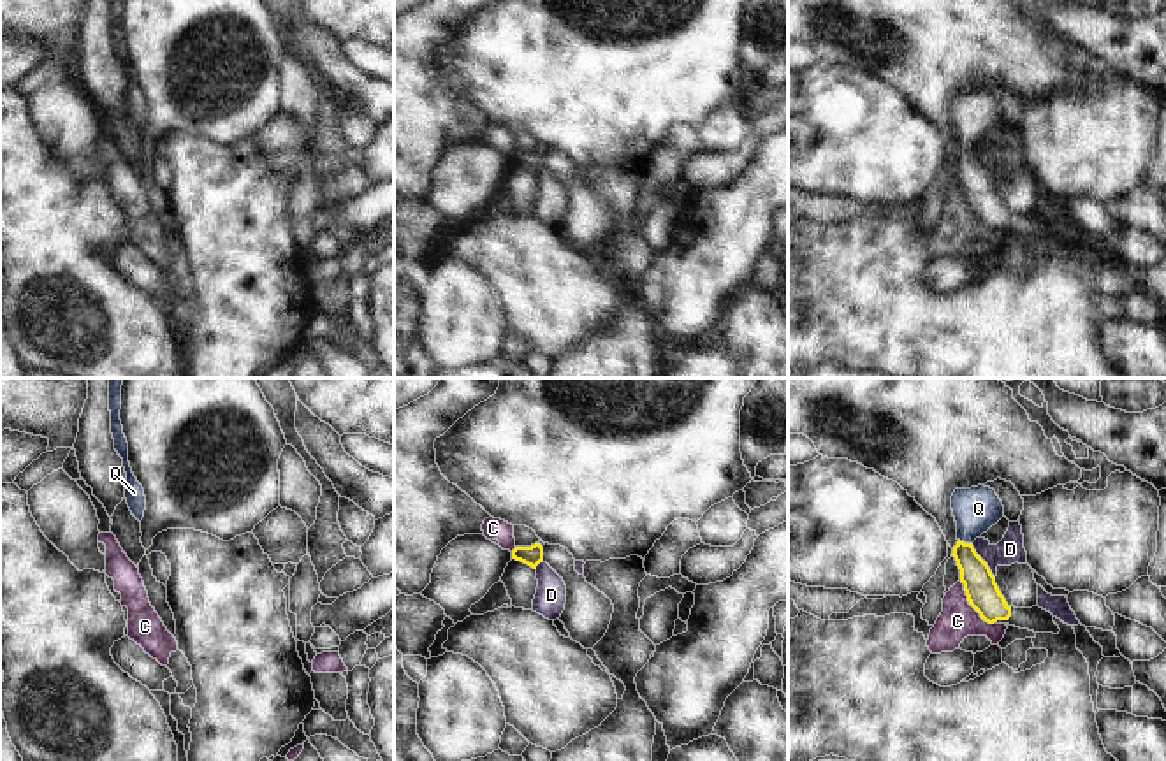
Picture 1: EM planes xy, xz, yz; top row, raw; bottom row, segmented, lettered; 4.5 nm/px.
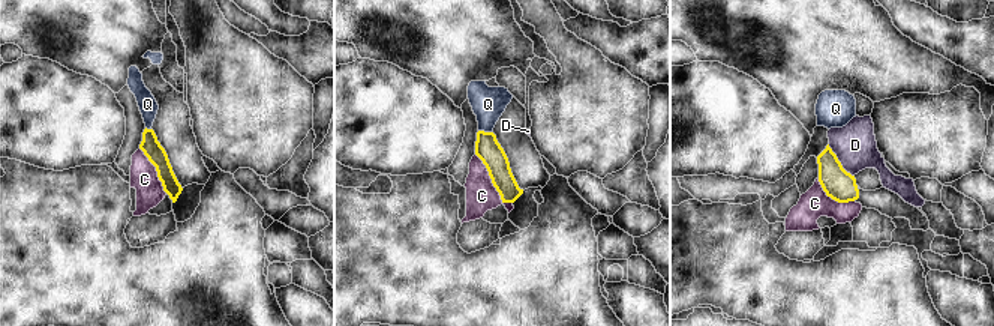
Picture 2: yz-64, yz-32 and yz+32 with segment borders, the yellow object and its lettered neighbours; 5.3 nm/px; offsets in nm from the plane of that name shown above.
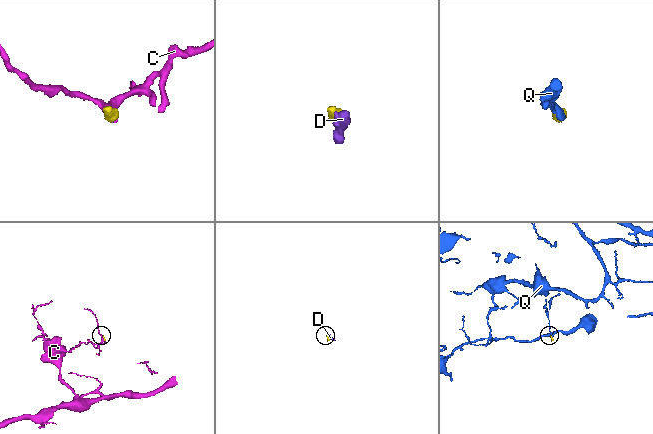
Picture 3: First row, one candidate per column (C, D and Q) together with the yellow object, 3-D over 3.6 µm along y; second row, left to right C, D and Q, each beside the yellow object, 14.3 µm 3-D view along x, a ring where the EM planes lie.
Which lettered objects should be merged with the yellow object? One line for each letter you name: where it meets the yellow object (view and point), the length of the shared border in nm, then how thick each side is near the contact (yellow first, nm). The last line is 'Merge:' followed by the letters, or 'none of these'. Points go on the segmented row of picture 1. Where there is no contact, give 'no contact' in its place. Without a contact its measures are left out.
Q: contact yz (966, 543); length 70 nm; calibres 150 and 200 nm
Merge: Q

